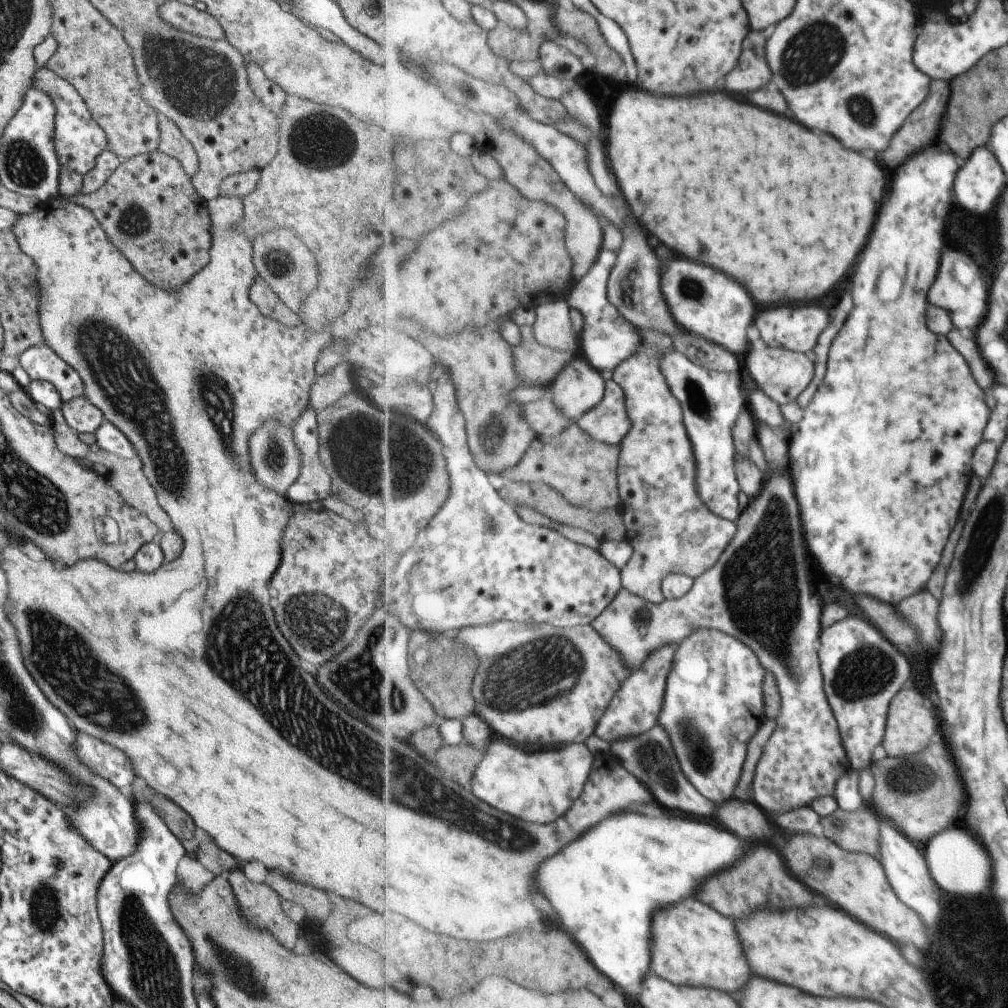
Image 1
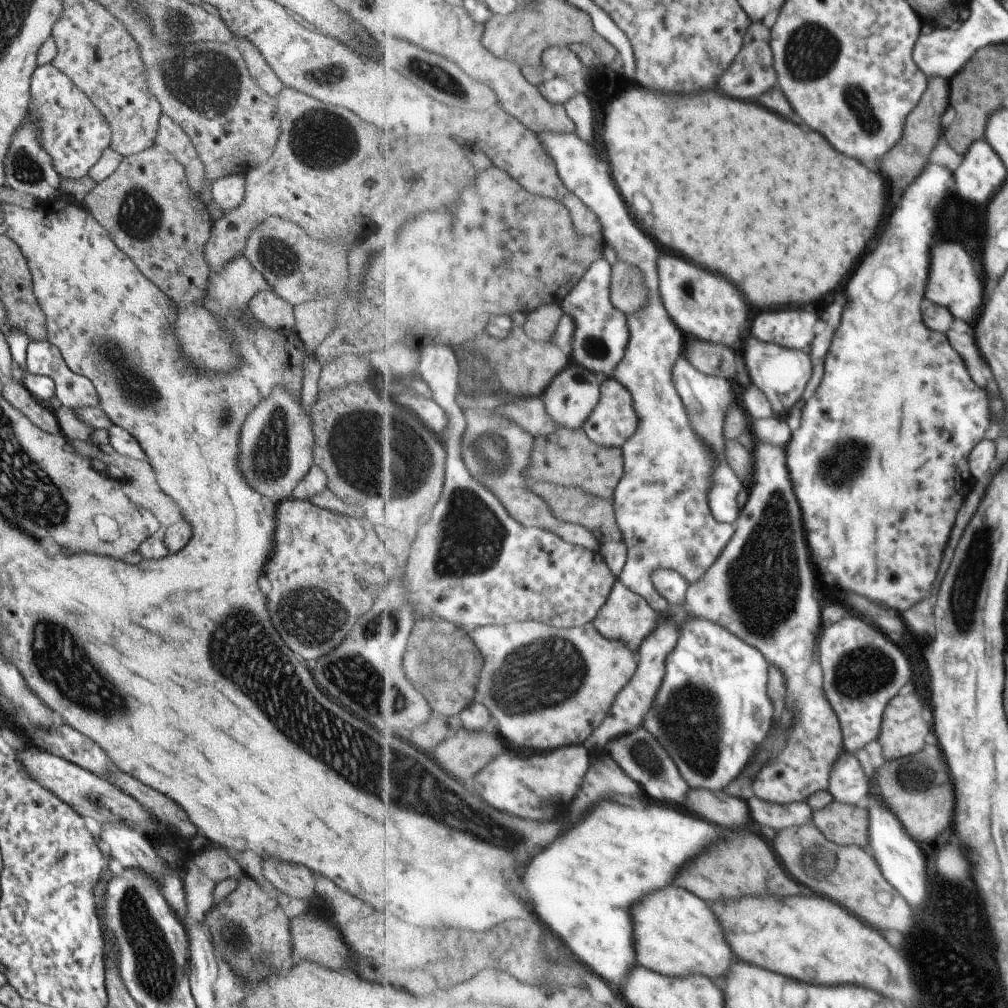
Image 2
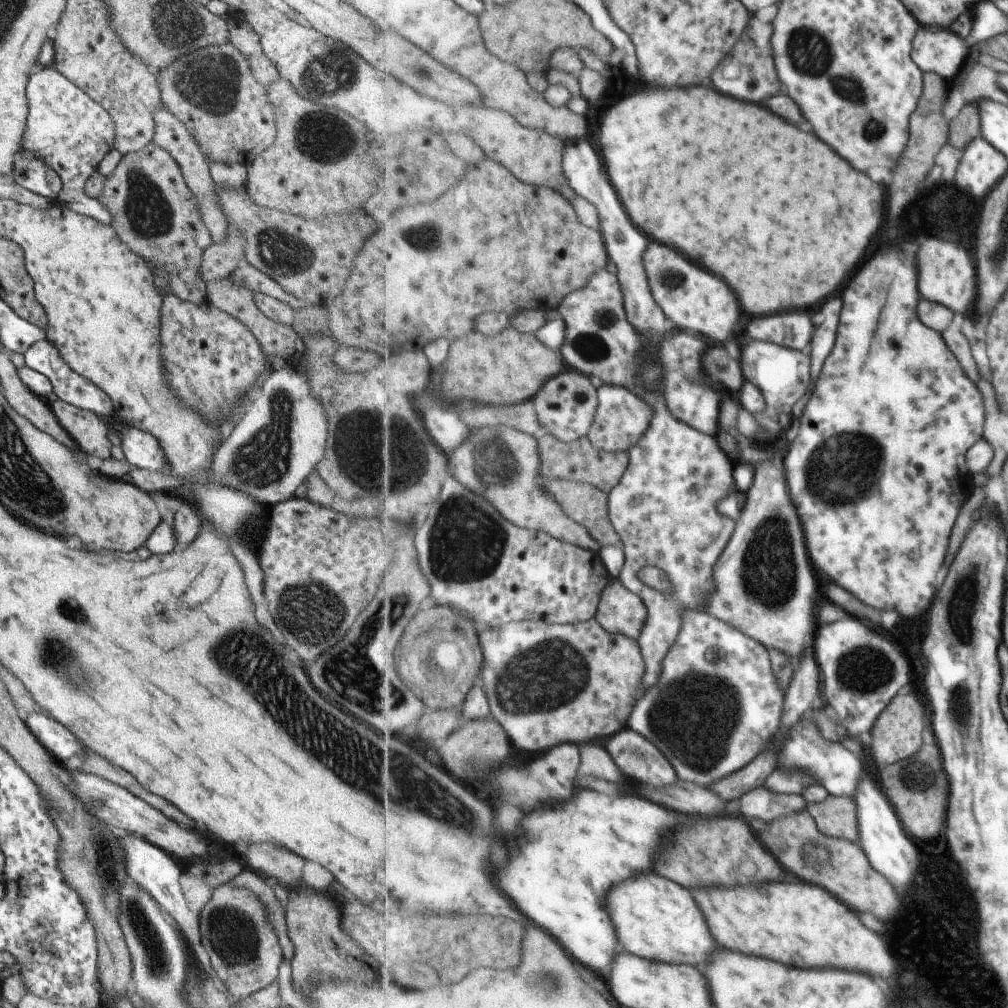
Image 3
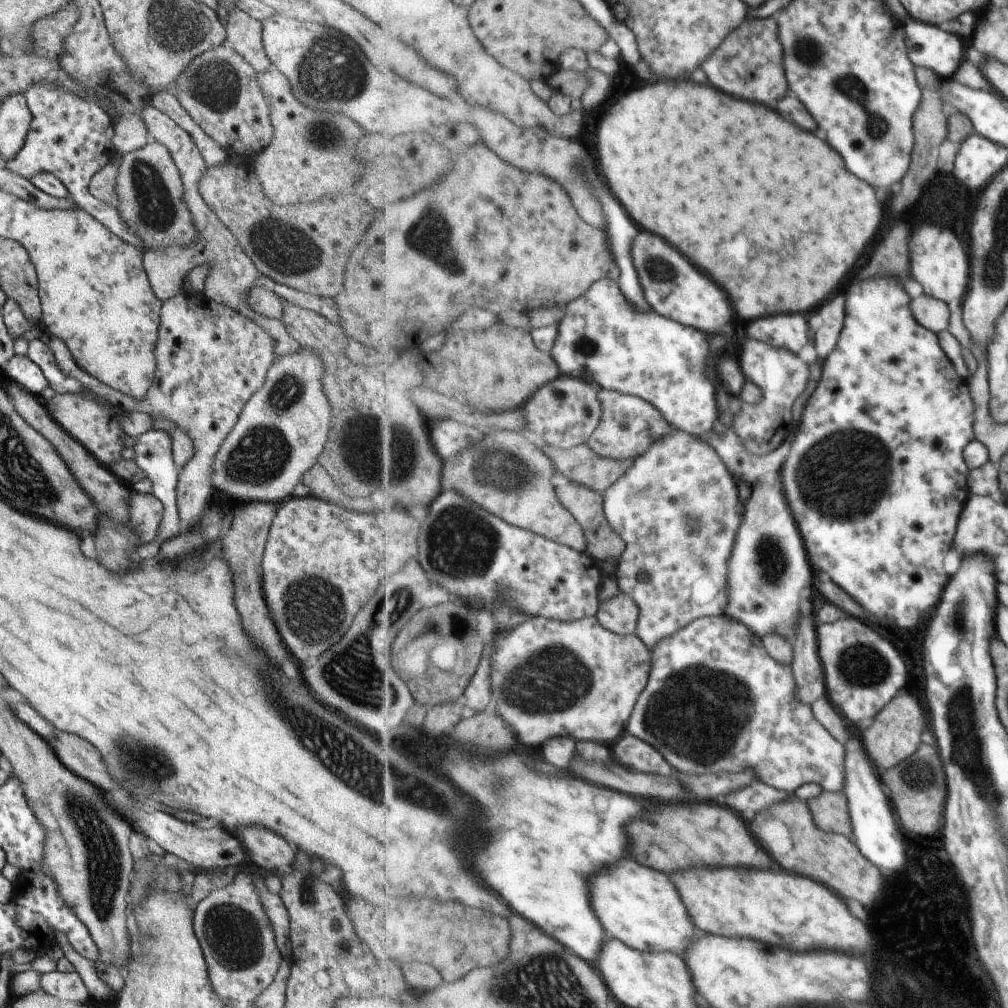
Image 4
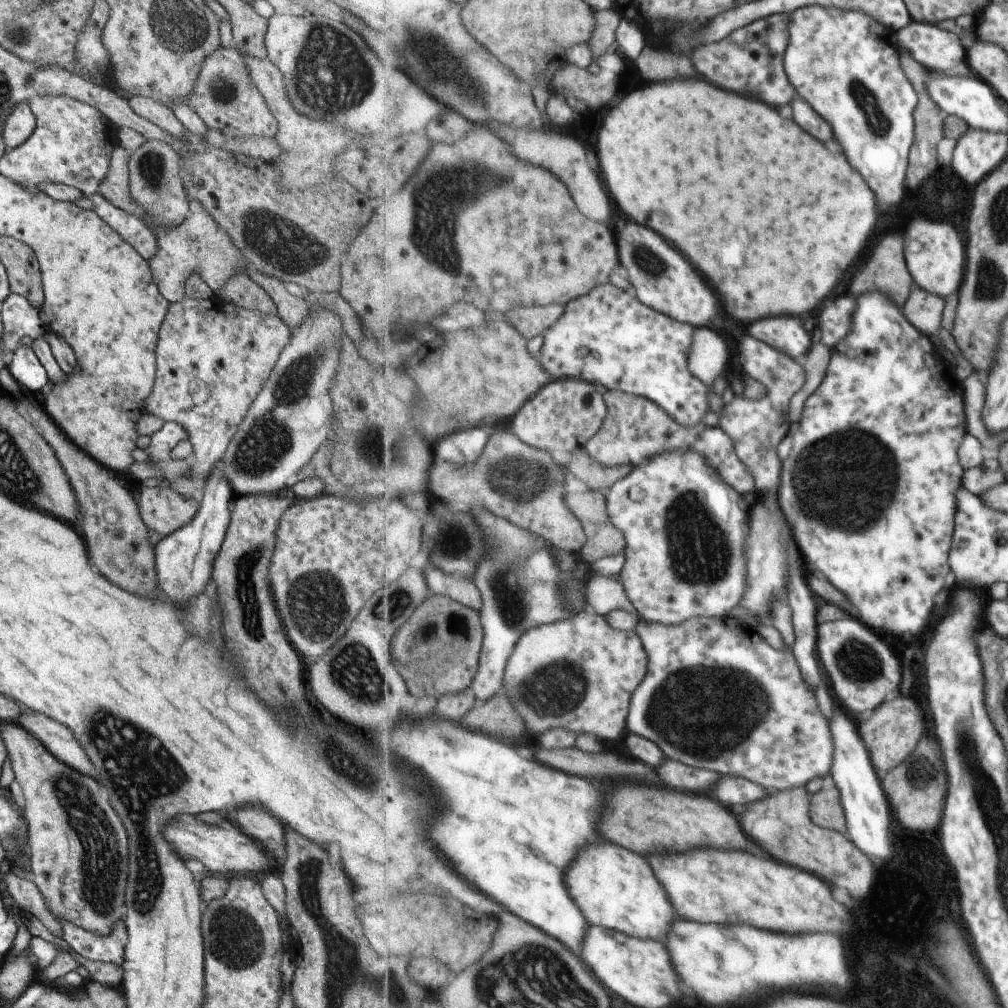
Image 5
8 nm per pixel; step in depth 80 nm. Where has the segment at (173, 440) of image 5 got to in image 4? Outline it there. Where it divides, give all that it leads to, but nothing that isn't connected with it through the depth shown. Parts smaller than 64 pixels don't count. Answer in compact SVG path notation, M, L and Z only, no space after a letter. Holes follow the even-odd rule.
M149 430L145 434L135 437L135 444L132 446L133 461L141 469L142 473L149 478L151 482L152 494L161 502L163 513L159 522L157 534L161 538L171 538L179 532L180 520L177 515L177 502L175 497L175 484L177 468L173 464L171 454L171 438L163 430Z

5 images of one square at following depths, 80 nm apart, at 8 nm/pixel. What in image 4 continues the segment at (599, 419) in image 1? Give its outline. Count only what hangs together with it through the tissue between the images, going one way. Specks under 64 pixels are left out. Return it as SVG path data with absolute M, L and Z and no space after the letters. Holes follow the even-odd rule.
M604 387L598 391L598 398L603 414L601 414L601 423L588 444L604 458L626 460L627 458L635 459L637 456L643 456L655 440L665 438L671 432L672 425L668 423L665 416L643 398Z

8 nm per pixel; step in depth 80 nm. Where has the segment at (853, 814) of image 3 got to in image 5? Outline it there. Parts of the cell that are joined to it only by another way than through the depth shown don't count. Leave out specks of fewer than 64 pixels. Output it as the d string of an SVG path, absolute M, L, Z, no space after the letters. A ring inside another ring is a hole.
M832 782L810 796L811 818L818 826L848 835L848 823L841 801L841 792Z

